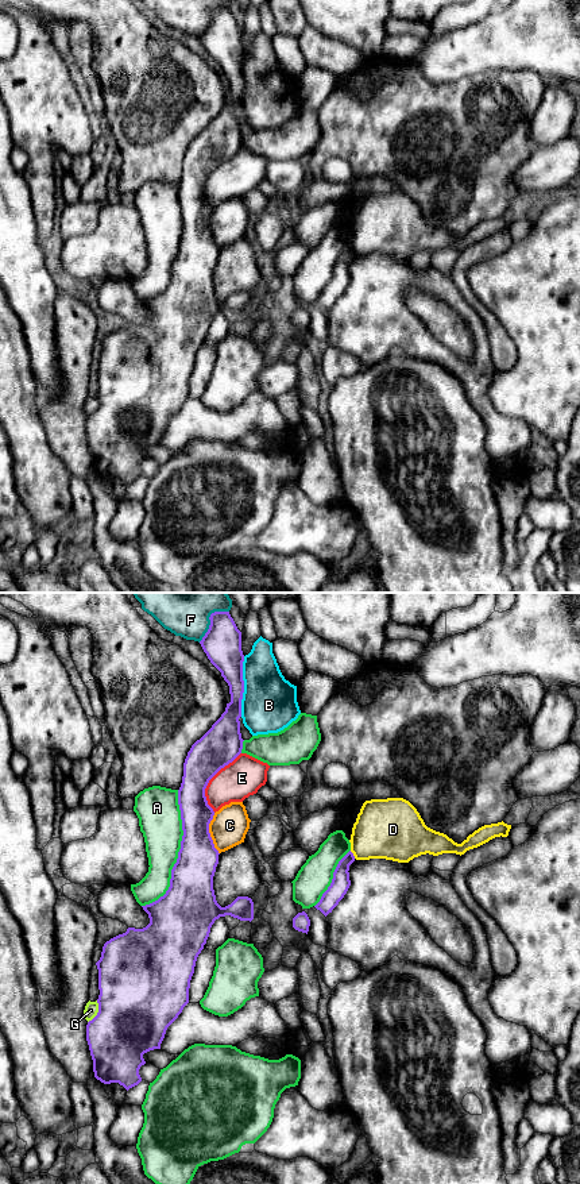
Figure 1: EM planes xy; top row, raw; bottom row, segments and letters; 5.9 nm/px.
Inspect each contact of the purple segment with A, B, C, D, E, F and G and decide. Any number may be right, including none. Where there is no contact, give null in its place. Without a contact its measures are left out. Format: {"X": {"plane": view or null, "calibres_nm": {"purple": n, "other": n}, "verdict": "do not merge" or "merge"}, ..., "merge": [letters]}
{"A": {"plane": "xy", "calibres_nm": {"purple": 260, "other": 260}, "verdict": "do not merge"}, "B": {"plane": "xy", "calibres_nm": {"purple": 200, "other": 320}, "verdict": "do not merge"}, "C": {"plane": "xy", "calibres_nm": {"purple": 240, "other": 220}, "verdict": "do not merge"}, "D": {"plane": "xy", "calibres_nm": {"purple": 110, "other": 360}, "verdict": "do not merge"}, "E": {"plane": "xy", "calibres_nm": {"purple": 240, "other": 220}, "verdict": "do not merge"}, "F": {"plane": "xy", "calibres_nm": {"purple": 220, "other": 200}, "verdict": "do not merge"}, "G": {"plane": "xy", "calibres_nm": {"purple": 480, "other": 80}, "verdict": "do not merge"}, "merge": []}

